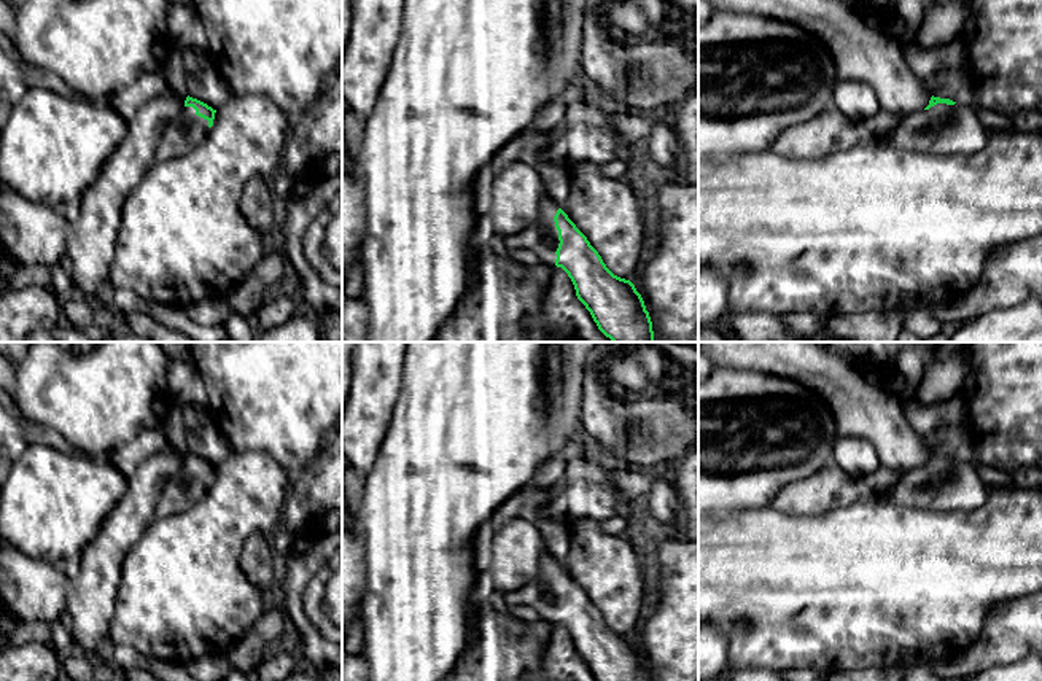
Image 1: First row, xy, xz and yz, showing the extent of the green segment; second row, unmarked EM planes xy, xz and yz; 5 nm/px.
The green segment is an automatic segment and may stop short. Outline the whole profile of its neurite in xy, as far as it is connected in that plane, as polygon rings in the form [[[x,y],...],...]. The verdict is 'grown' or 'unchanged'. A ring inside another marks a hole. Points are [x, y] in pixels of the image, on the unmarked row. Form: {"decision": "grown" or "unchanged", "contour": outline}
{"decision": "grown", "contour": [[[186,453],[183,468],[172,476],[156,504],[156,519],[191,509],[213,482],[216,466],[207,460]]]}

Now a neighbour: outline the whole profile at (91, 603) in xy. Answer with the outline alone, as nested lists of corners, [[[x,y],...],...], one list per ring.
[[[169,442],[143,460],[127,479],[127,490],[102,522],[100,531],[80,552],[80,573],[72,579],[65,611],[75,651],[102,659],[110,651],[108,625],[126,554],[156,519],[167,481],[185,465],[186,453]]]

